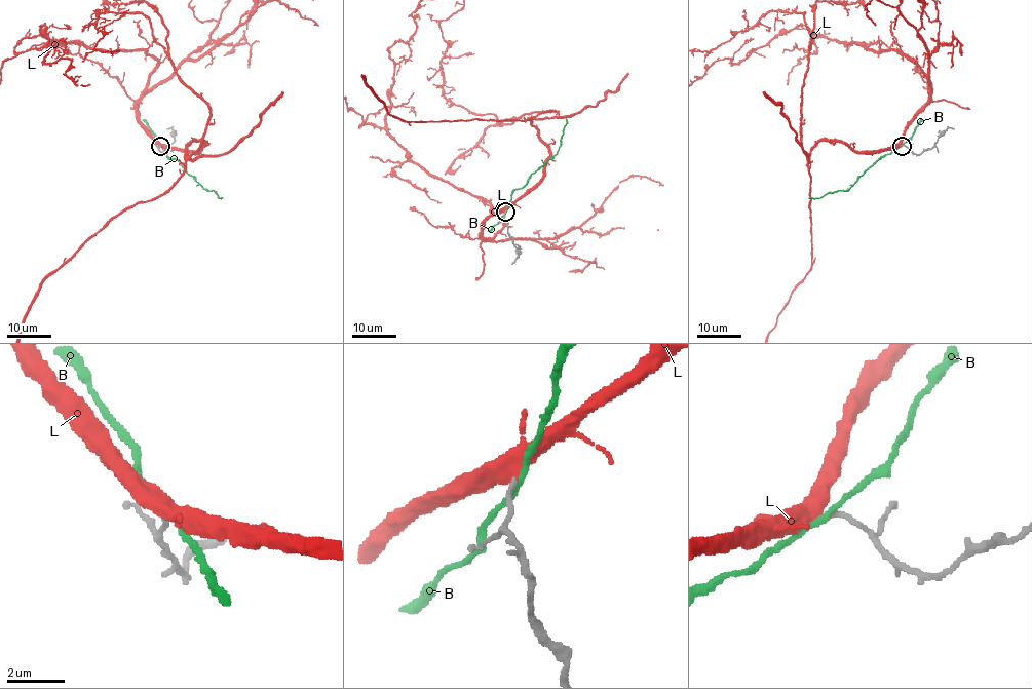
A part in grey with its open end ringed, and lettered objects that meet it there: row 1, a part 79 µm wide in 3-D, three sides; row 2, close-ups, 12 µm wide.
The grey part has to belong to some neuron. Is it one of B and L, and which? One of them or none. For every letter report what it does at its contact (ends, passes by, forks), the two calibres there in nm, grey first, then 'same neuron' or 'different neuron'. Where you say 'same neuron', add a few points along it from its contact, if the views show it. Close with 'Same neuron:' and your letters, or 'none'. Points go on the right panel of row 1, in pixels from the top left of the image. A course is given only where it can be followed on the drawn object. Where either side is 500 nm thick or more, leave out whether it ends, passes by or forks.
B: it passes by; calibres 180 and 180 nm; different neuron
L: it passes by; calibres 180 and 440 nm; same neuron
Same neuron: L

